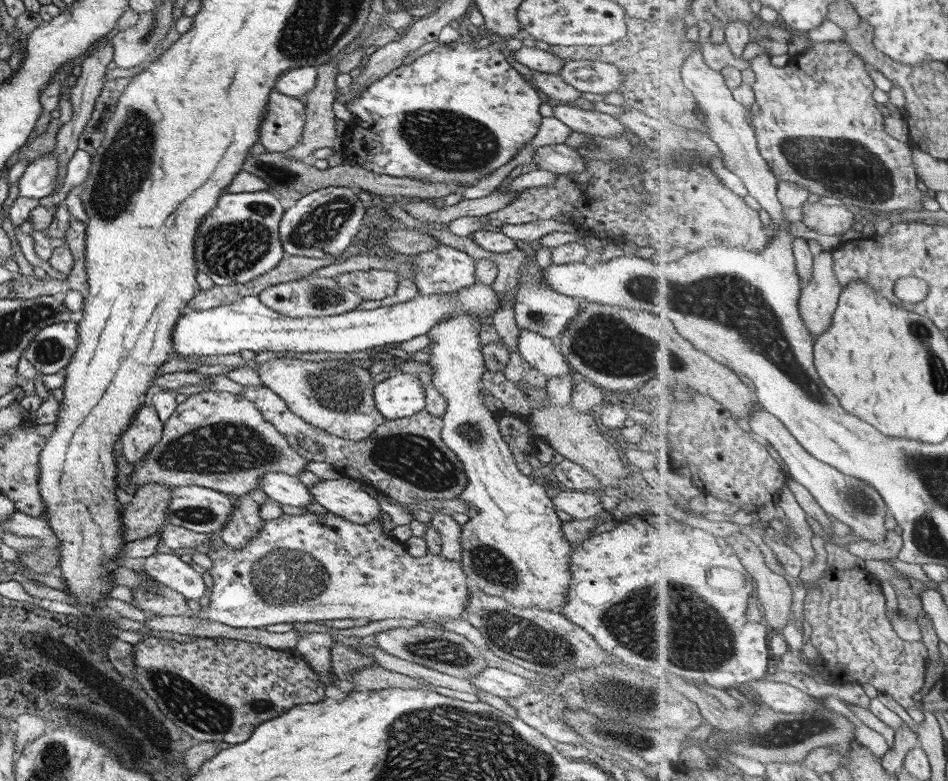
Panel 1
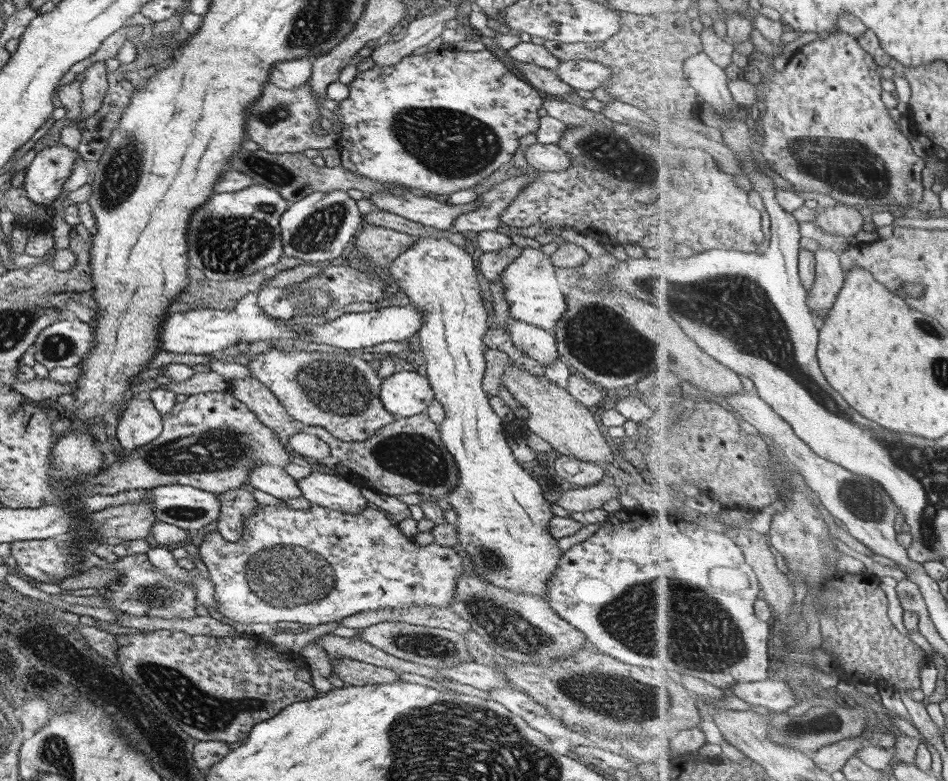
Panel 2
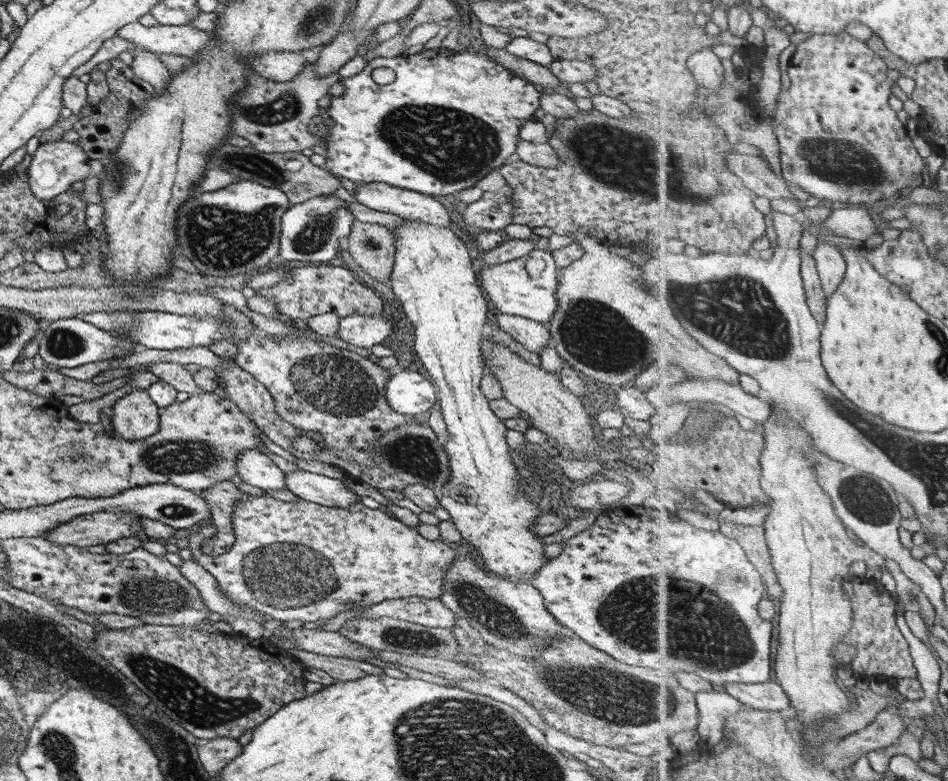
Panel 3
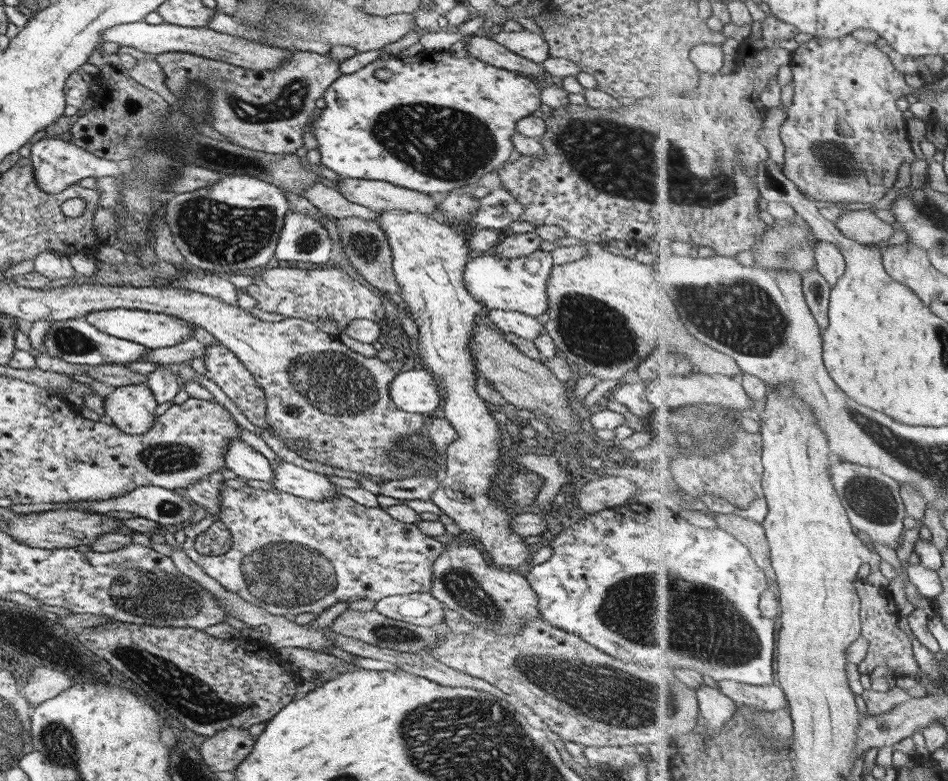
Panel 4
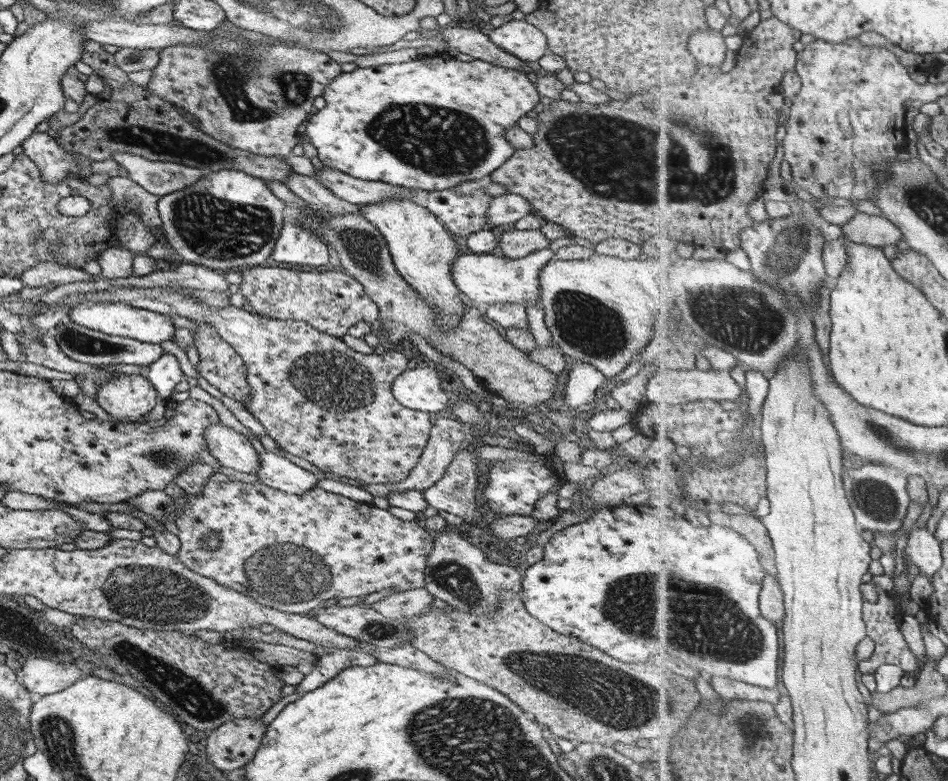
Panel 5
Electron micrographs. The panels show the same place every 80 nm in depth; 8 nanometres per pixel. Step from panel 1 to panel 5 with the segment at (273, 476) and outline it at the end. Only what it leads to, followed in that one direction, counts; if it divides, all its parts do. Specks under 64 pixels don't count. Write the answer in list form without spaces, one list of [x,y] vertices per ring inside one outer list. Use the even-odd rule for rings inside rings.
[[[221,421],[211,423],[203,432],[204,444],[220,466],[256,476],[258,454],[245,436]]]

